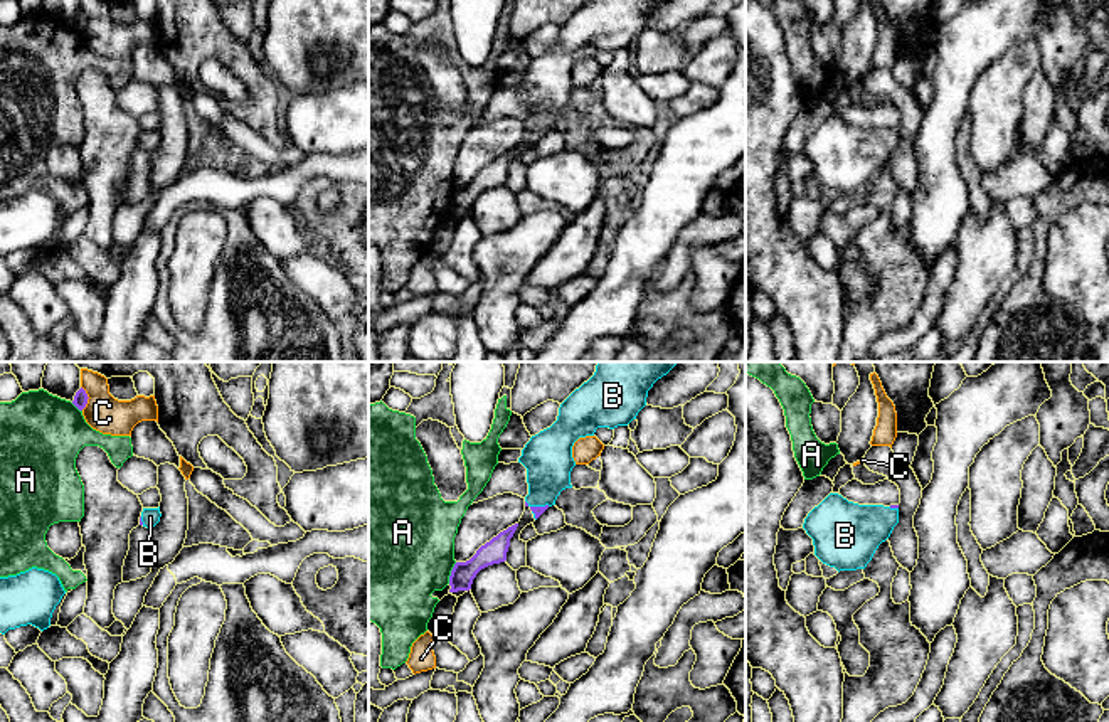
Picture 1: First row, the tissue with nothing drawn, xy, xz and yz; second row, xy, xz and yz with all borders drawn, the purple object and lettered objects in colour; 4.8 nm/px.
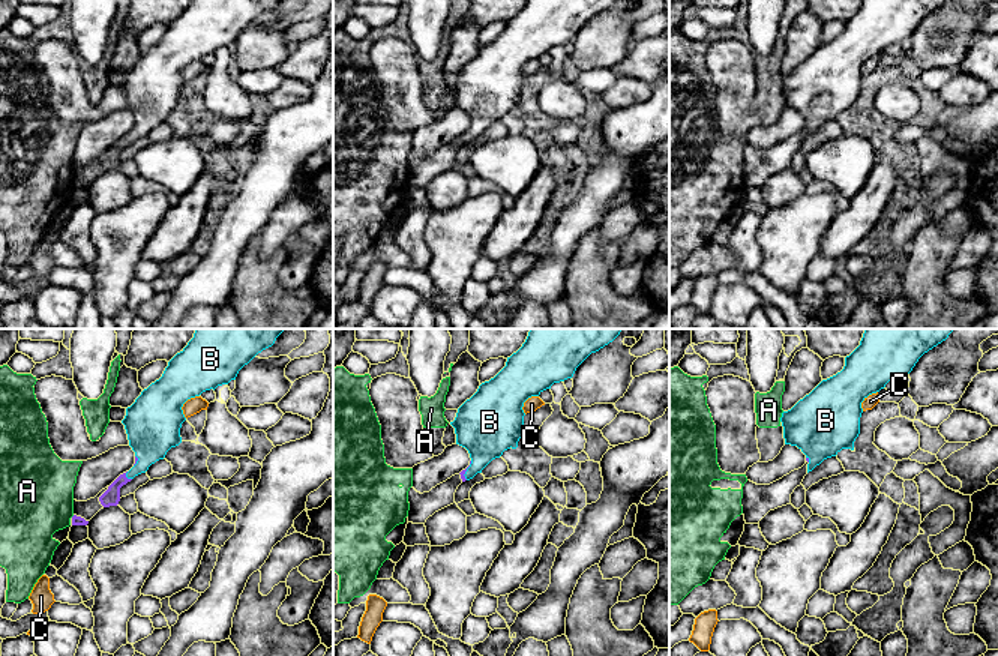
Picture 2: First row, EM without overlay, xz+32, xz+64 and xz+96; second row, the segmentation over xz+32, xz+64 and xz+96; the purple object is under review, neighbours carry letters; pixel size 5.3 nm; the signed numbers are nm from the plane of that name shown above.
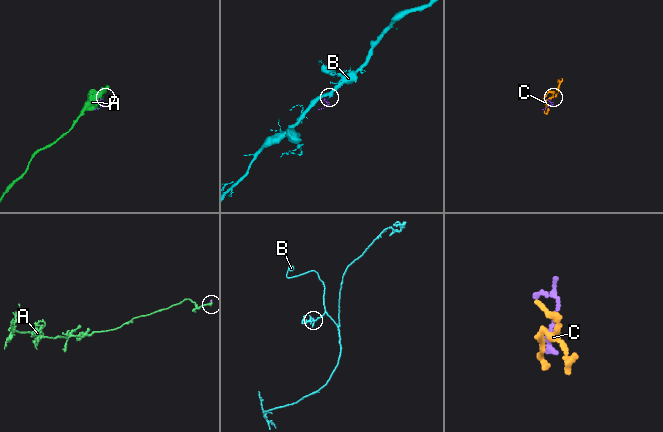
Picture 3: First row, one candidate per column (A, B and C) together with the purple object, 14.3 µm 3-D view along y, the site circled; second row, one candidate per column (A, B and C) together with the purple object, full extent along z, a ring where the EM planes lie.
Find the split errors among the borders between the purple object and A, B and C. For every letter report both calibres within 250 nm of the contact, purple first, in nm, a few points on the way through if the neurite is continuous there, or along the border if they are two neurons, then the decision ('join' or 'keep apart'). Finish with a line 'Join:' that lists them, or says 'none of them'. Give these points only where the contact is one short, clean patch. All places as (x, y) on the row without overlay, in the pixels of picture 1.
A: 110/480 nm | keep apart
B: 50/240 nm | across xz (537, 133), (537, 130), (547, 100), (547, 79) | join
C: 70/180 nm | along xy (81, 9), (88, 21), (83, 32) | keep apart
Join: B

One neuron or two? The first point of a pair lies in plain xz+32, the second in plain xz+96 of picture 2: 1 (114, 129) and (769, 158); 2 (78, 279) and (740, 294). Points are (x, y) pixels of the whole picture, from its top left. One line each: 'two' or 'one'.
1: two
2: two

